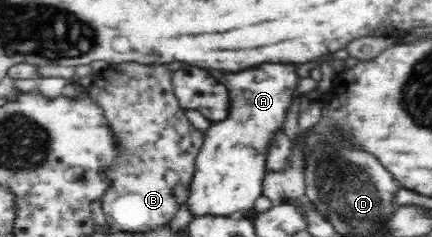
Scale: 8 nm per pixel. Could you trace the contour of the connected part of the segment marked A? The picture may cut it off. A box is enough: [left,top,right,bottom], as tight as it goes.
[185,63,301,218]

